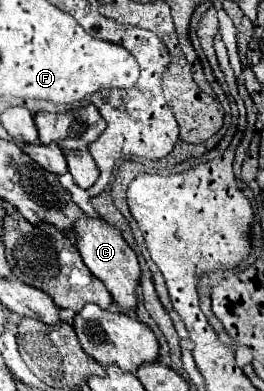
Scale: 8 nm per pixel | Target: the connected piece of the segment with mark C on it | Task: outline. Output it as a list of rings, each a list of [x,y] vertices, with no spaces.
[[[84,217],[76,223],[76,227],[78,227],[76,245],[78,245],[78,251],[80,251],[86,267],[92,271],[94,277],[98,277],[106,285],[106,289],[110,291],[114,303],[118,303],[122,313],[134,313],[134,309],[138,305],[136,285],[140,283],[140,265],[138,265],[136,253],[126,245],[120,231],[112,223]]]

